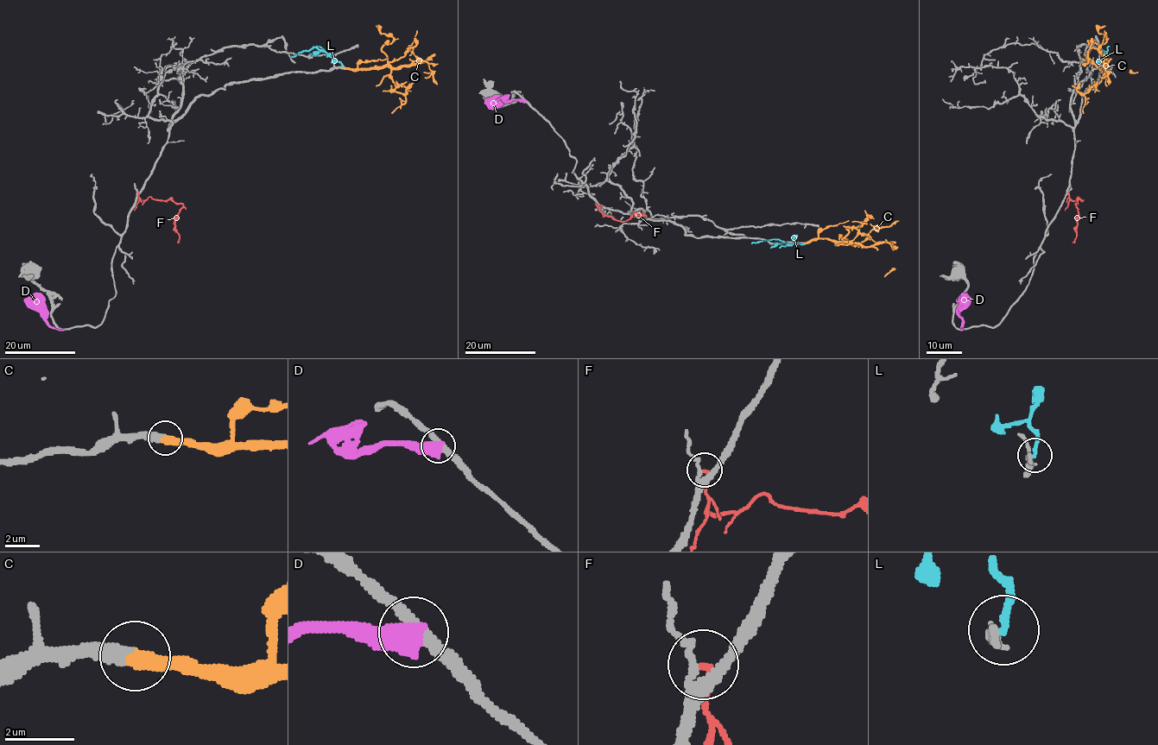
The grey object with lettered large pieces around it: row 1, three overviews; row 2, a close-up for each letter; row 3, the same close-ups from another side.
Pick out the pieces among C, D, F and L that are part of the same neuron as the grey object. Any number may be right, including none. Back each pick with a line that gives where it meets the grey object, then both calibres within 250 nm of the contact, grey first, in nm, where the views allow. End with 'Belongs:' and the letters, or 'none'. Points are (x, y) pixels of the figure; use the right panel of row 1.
C: meets grey at (1104, 67); 280 nm thick on the grey side, 360 nm on the other
Belongs: C

